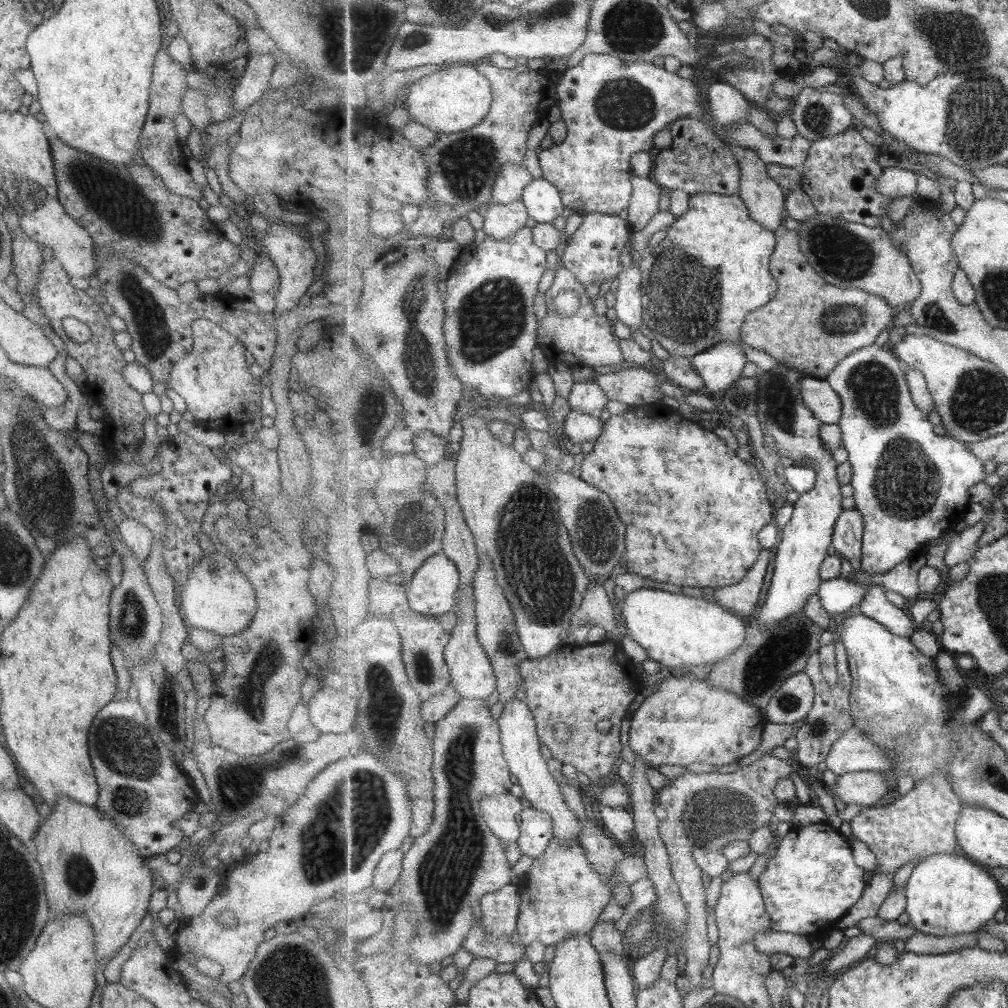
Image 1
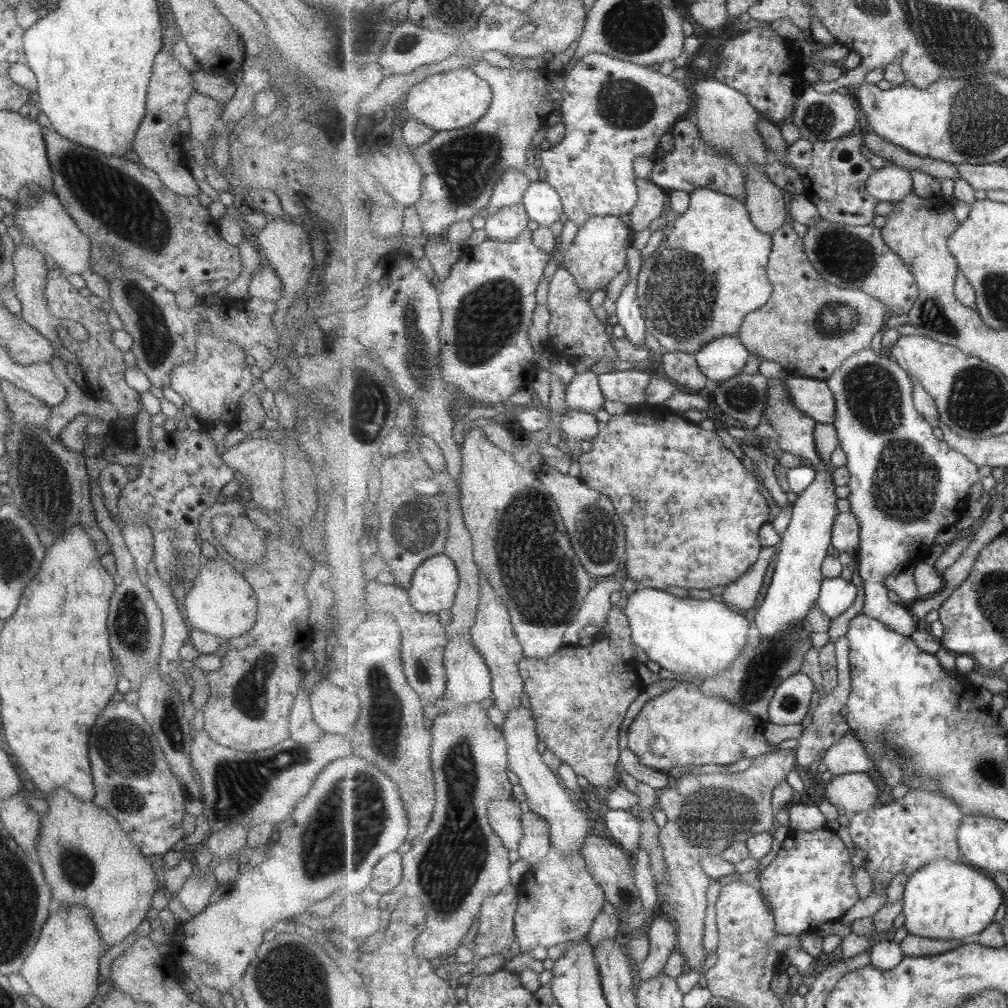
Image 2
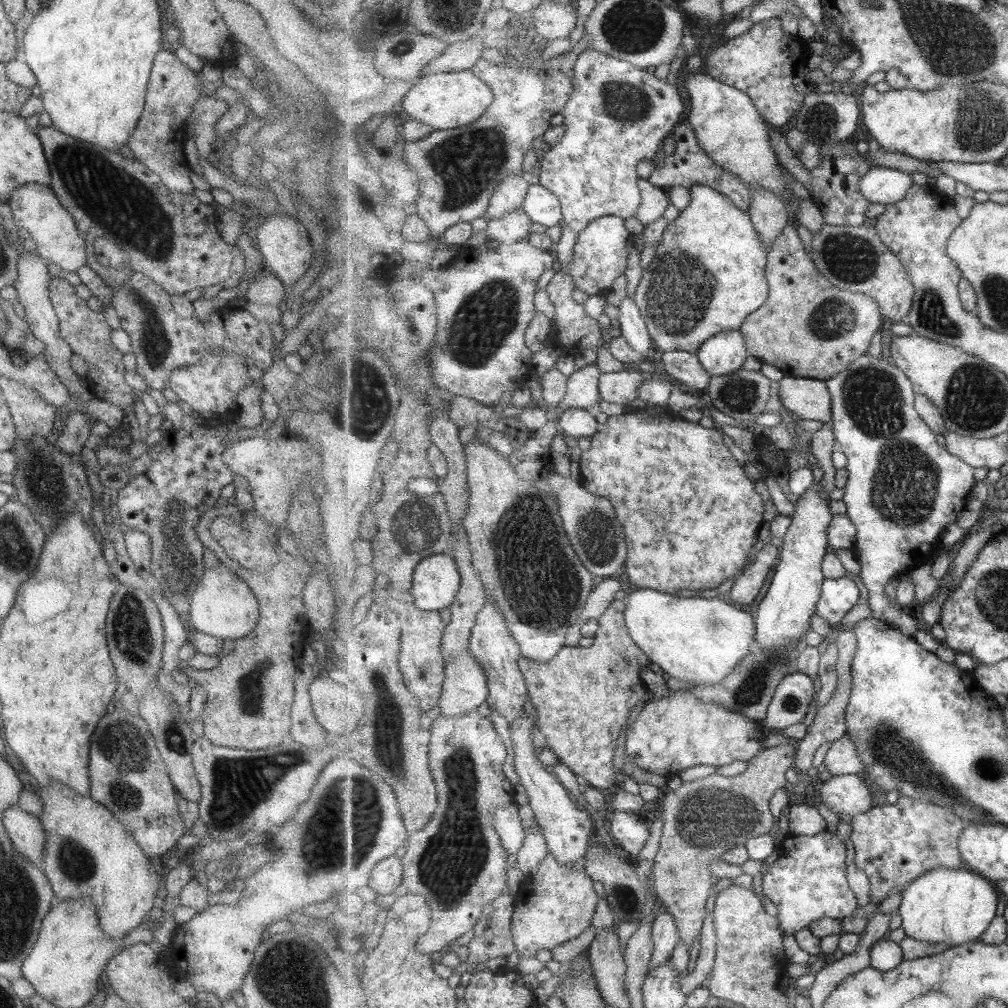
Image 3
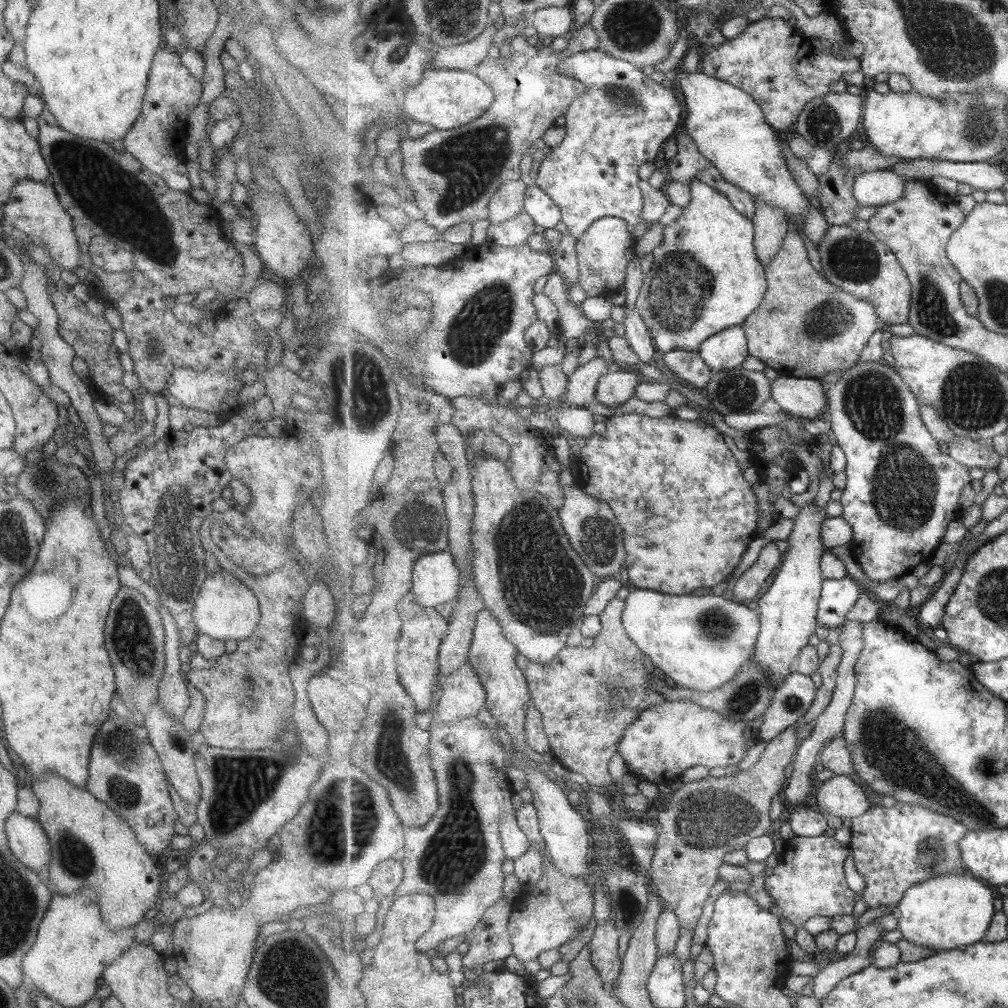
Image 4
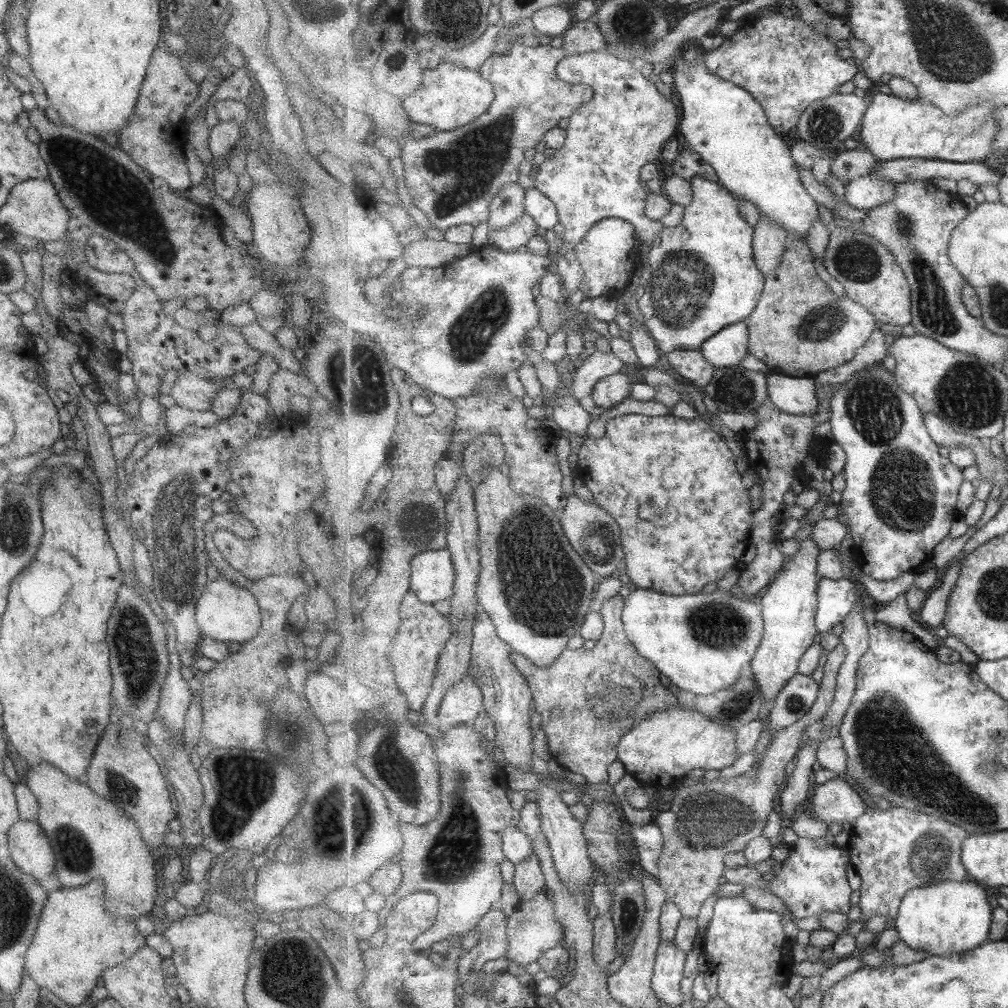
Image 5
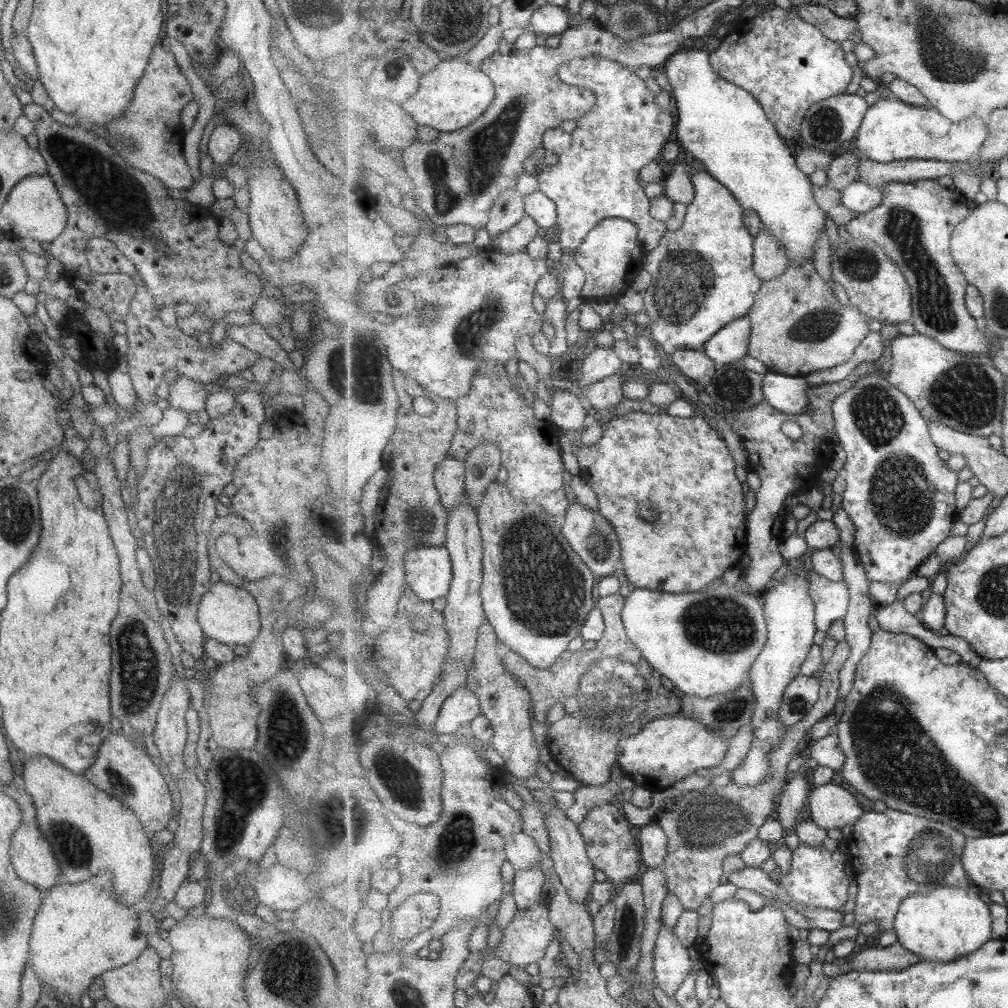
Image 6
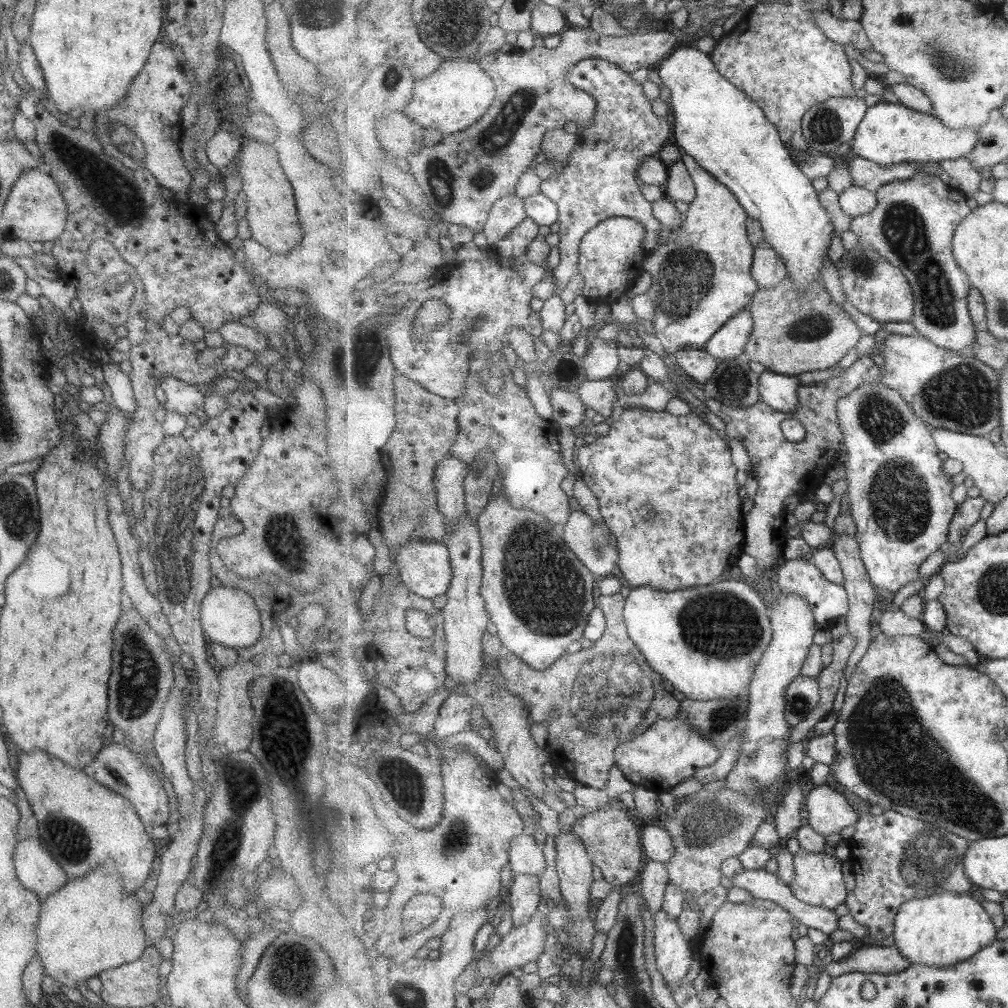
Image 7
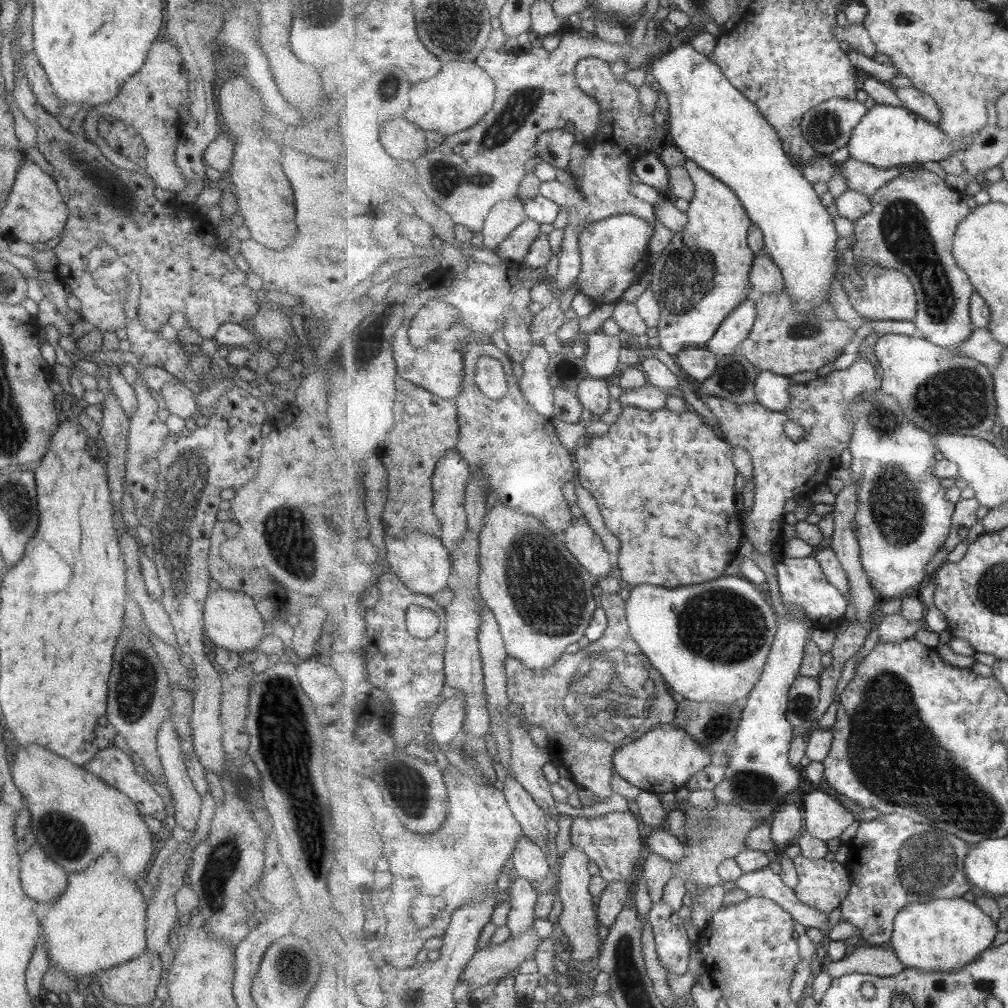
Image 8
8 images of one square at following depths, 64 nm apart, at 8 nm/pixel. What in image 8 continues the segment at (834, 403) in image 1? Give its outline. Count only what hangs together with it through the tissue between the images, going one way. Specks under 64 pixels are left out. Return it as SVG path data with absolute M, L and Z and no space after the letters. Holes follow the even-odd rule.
M771 370L761 371L755 380L757 403L773 412L785 412L791 404L791 384L789 376L775 374Z

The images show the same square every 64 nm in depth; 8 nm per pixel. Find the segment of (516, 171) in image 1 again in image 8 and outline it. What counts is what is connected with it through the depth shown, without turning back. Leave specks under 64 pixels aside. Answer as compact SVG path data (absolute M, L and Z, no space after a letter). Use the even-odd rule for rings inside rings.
M519 198L495 205L482 230L484 236L482 247L497 252L501 243L505 242L528 217L525 202Z

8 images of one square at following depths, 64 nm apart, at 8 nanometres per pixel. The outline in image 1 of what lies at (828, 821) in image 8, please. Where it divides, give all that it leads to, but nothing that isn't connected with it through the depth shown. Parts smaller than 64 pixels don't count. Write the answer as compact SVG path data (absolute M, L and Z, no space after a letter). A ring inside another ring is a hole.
M859 771L838 776L829 792L845 804L857 804L861 809L871 808L887 794L889 786L879 772Z

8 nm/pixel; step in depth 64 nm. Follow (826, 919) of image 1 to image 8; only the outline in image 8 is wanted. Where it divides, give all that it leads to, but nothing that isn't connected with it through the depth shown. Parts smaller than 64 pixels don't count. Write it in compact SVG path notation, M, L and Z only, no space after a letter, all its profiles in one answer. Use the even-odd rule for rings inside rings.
M801 854L793 862L798 872L799 884L795 887L798 900L825 914L840 909L852 887L846 866L825 858L811 860Z

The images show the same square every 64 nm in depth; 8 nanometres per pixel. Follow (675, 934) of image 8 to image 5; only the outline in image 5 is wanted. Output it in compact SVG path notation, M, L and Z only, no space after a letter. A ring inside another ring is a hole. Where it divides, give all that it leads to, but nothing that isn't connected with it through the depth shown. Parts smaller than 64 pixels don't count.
M662 942L656 956L653 990L661 1002L682 1006L682 980L686 975L688 954L679 950L675 942Z

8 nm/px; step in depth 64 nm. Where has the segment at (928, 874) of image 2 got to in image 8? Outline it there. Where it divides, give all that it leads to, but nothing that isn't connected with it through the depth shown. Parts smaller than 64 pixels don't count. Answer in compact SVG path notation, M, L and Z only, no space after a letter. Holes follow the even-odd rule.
M939 899L927 903L914 903L901 911L894 920L891 947L899 960L909 968L921 968L926 972L957 972L974 962L997 938L997 923L976 902L959 899Z

